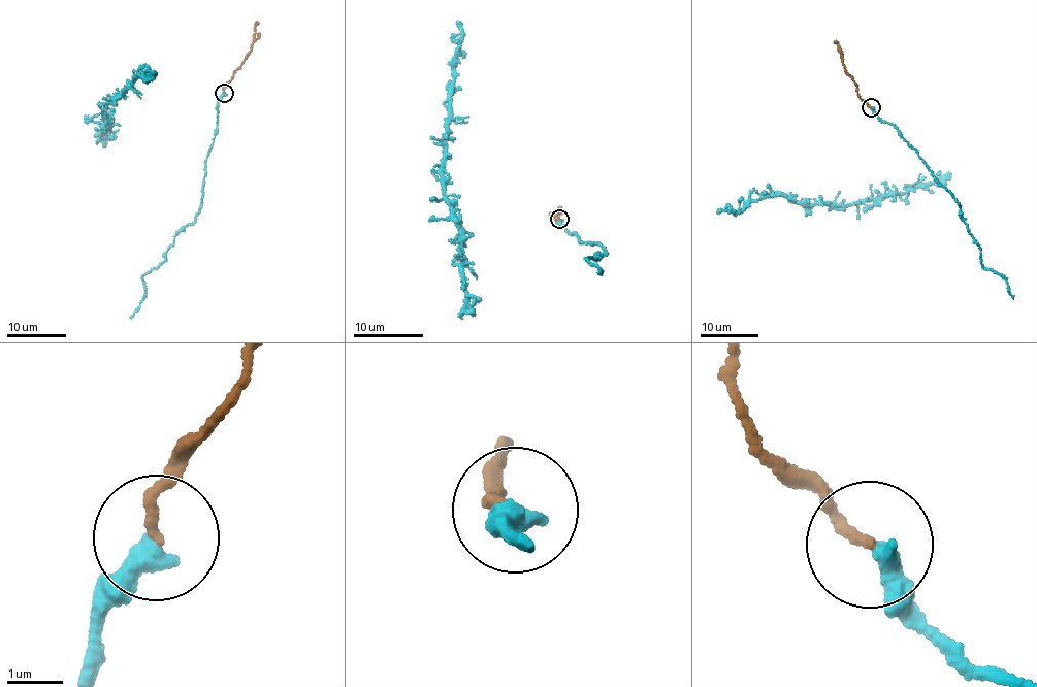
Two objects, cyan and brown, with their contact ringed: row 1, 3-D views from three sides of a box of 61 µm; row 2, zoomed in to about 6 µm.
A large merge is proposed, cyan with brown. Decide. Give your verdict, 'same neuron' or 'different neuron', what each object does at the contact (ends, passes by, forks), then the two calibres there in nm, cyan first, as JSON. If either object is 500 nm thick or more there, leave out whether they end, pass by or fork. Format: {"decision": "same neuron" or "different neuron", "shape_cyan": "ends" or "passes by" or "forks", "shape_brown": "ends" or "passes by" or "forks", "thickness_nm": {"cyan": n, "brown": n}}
{"decision": "same neuron", "shape_cyan": "ends", "shape_brown": "ends", "thickness_nm": {"cyan": 400, "brown": 180}}

